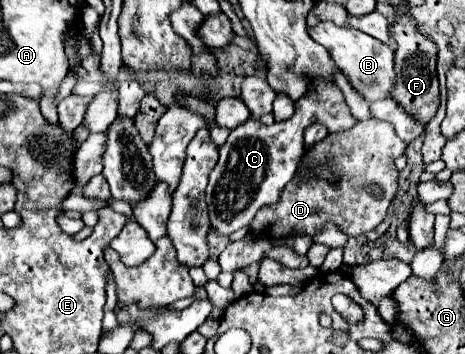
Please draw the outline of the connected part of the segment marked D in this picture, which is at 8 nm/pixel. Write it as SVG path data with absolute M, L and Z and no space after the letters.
M363 120L357 122L347 136L335 136L329 134L323 142L319 142L313 150L307 152L305 164L315 166L329 162L335 172L341 174L337 186L325 180L311 180L301 182L293 178L287 188L283 190L283 196L279 204L261 208L251 222L251 232L261 234L263 238L275 236L277 224L277 238L289 238L297 234L315 234L327 220L333 220L341 232L347 236L359 236L363 232L373 230L385 216L391 200L397 192L397 168L395 158L399 158L405 152L407 144L395 134L393 126L389 122L381 120Z

